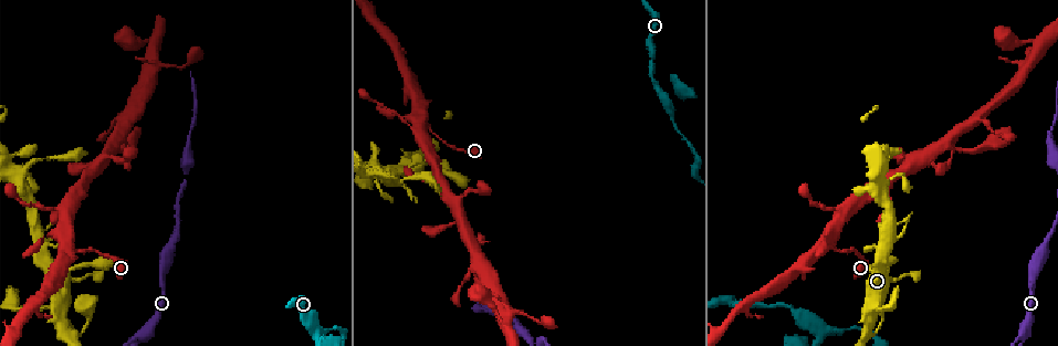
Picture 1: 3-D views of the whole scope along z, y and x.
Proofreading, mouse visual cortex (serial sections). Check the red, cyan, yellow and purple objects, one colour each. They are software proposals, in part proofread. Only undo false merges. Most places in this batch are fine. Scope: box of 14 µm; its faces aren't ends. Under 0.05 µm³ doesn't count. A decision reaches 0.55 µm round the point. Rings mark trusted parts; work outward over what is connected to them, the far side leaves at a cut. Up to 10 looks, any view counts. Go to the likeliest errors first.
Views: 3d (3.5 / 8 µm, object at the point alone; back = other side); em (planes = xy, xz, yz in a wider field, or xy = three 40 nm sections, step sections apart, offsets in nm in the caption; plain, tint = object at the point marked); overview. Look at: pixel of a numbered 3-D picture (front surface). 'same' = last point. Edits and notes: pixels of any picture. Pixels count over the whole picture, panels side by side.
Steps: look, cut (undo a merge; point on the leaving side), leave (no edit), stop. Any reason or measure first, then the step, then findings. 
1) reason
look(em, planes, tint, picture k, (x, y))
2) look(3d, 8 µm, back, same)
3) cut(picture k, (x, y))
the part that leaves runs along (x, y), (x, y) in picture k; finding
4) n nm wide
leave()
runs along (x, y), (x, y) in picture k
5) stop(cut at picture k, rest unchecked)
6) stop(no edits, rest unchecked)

look(3d, 8 µm, back, picture 1, (146, 335))

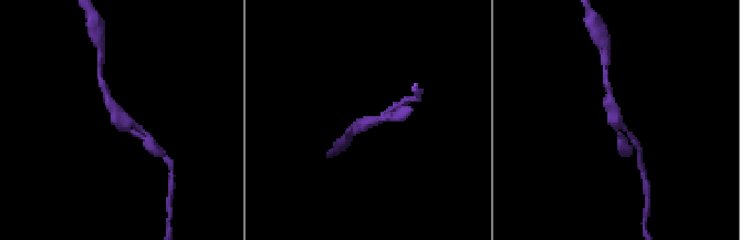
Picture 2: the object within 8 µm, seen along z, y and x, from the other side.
look(3d, 3.5 µm, picture 2, (122, 121))

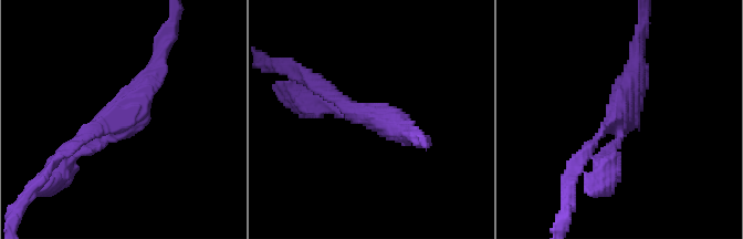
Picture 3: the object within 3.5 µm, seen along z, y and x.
arms of 150, 150, 300 nm
leave()
runs along (160, 55), (137, 103), (65, 151) in picture 3; one cell here

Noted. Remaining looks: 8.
small branch off a trunk
look(3d, 3.5 µm, picture 1, (876, 182))

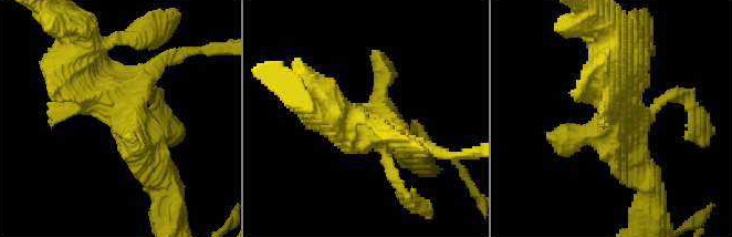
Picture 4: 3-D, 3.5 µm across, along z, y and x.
look(em, xy, step 5, tint, picture 4, (123, 109))

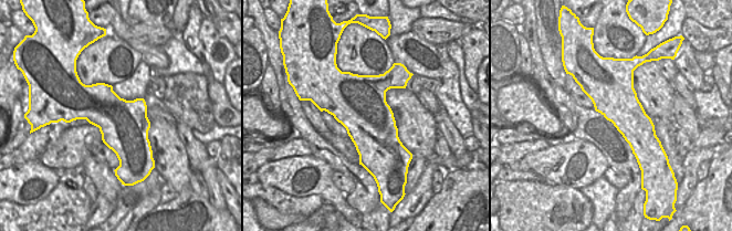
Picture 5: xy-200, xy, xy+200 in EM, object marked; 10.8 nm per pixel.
600 nm wide
leave()
runs along (161, 164), (80, 62) in picture 4; one cell here

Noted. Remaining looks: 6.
look(em, xy, step 2, tint, picture 1, (61, 212))

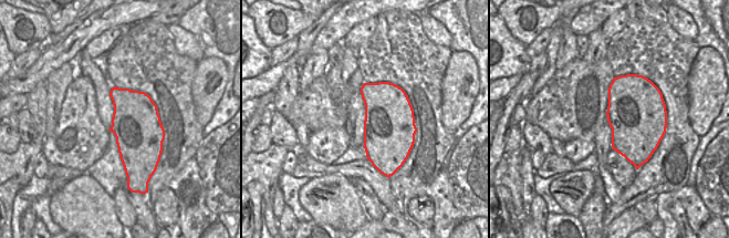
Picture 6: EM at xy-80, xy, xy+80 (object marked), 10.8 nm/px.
see where the arms go
look(3d, 3.5 µm, back, same)

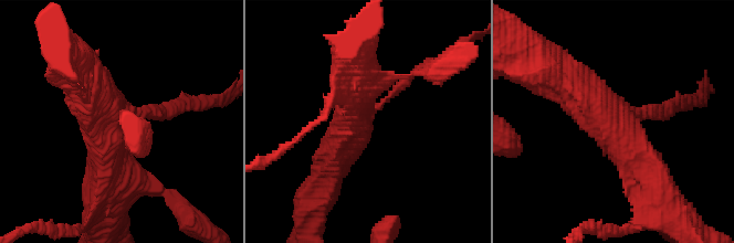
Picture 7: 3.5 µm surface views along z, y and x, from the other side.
500 nm wide
leave()
runs along (657, 191), (604, 109), (566, 83) in picture 7; one cell here

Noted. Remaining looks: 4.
thin neck
look(3d, 3.5 µm, picture 1, (451, 223))

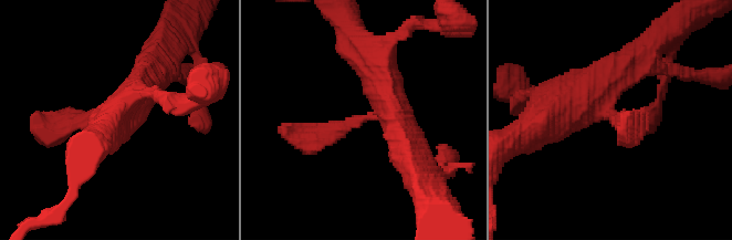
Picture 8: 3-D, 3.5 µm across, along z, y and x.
3 arms; arms of 200, 450, 500 nm; now the EM
look(em, xy, step 3, tint, picture 8, (611, 116))

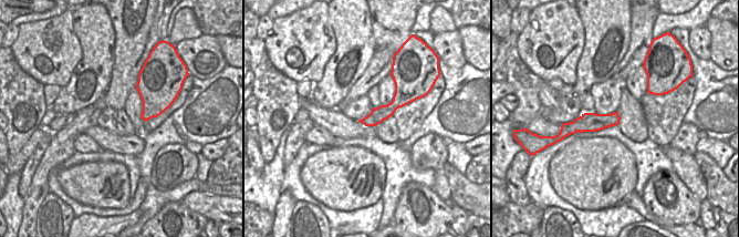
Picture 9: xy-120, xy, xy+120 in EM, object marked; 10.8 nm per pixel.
leave()
runs along (373, 68), (380, 111), (305, 142) in picture 8; all the same cell

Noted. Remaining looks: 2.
stop(no edits, rest unchecked)

